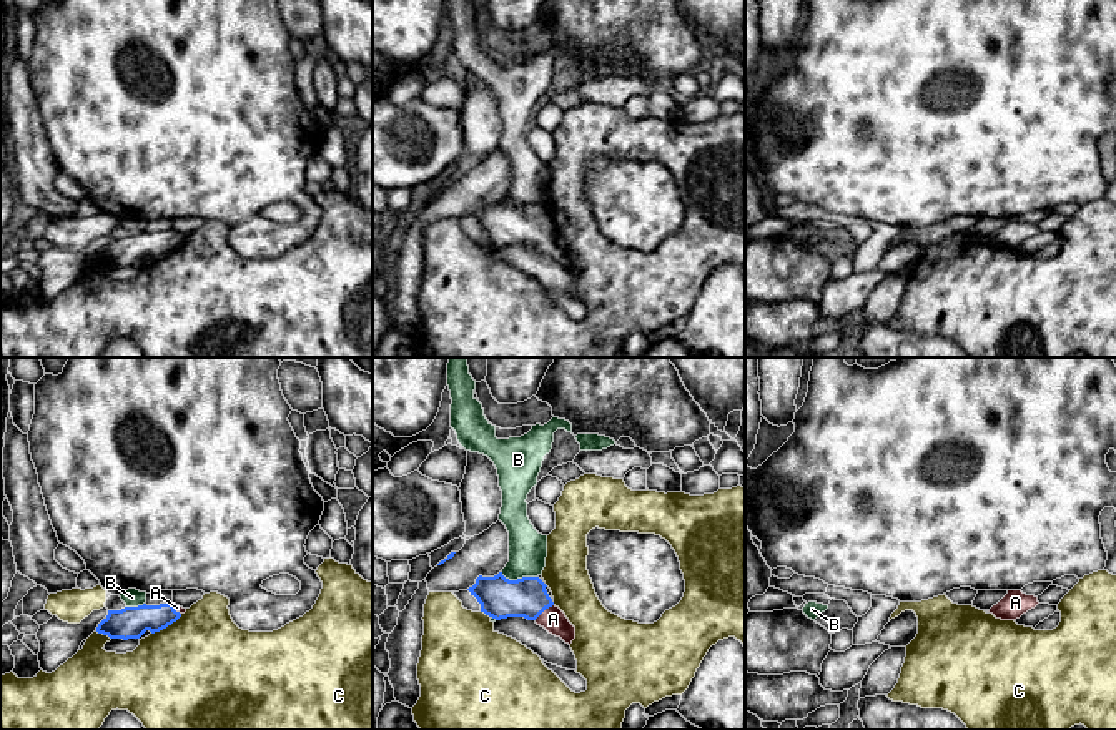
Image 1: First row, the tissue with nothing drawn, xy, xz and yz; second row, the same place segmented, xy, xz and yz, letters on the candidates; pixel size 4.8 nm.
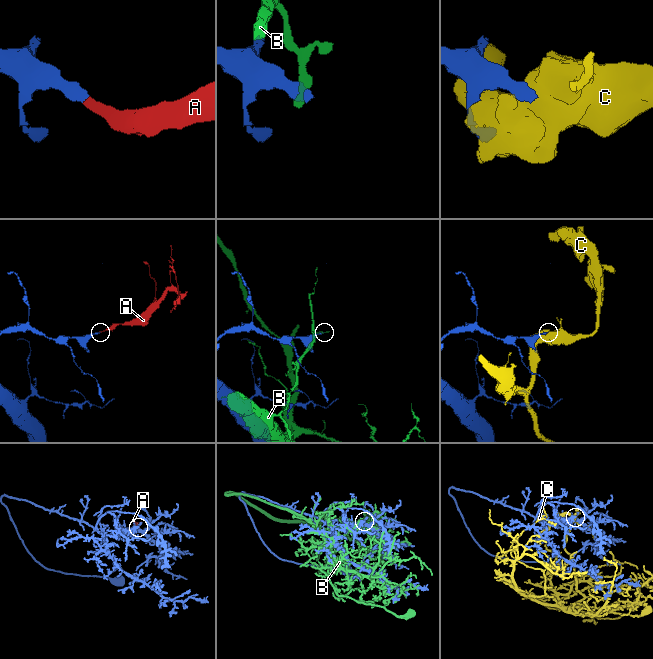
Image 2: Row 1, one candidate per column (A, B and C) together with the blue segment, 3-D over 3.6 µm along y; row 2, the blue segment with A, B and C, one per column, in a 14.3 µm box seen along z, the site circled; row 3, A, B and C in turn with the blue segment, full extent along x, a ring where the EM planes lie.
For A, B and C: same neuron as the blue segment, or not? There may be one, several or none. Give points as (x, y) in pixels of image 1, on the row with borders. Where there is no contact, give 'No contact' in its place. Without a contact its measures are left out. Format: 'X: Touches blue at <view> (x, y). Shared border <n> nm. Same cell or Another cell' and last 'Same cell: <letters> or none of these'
A: Touches blue at xz (543, 611). Shared border 120 nm. Same cell
B: Touches blue at xz (519, 579). Shared border 180 nm. Another cell
C: Touches blue at xy (167, 626). Shared border 180 nm. Another cell
Same cell: A

